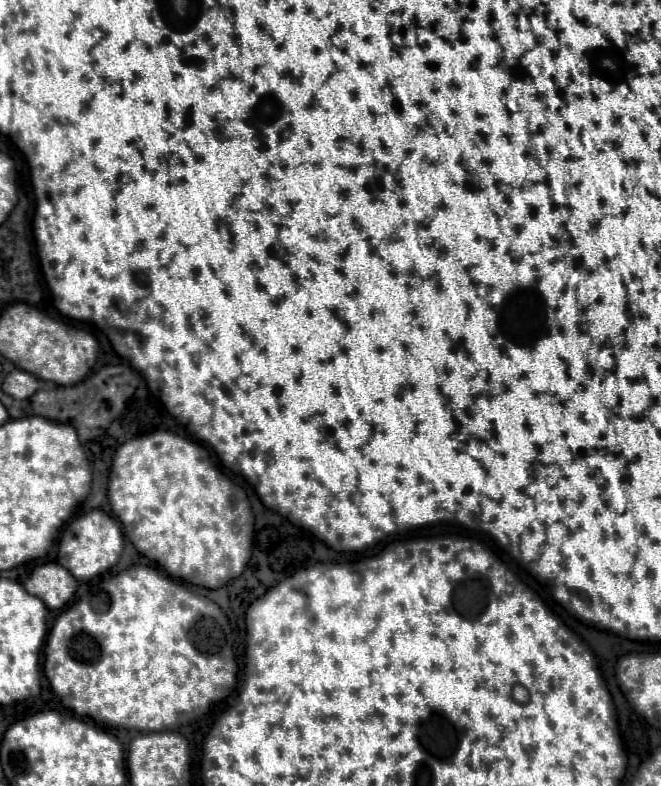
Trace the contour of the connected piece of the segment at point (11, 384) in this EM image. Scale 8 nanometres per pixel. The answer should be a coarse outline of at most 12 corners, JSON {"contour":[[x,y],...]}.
{"contour":[[17,368],[7,374],[3,392],[15,400],[31,398],[41,382]]}

